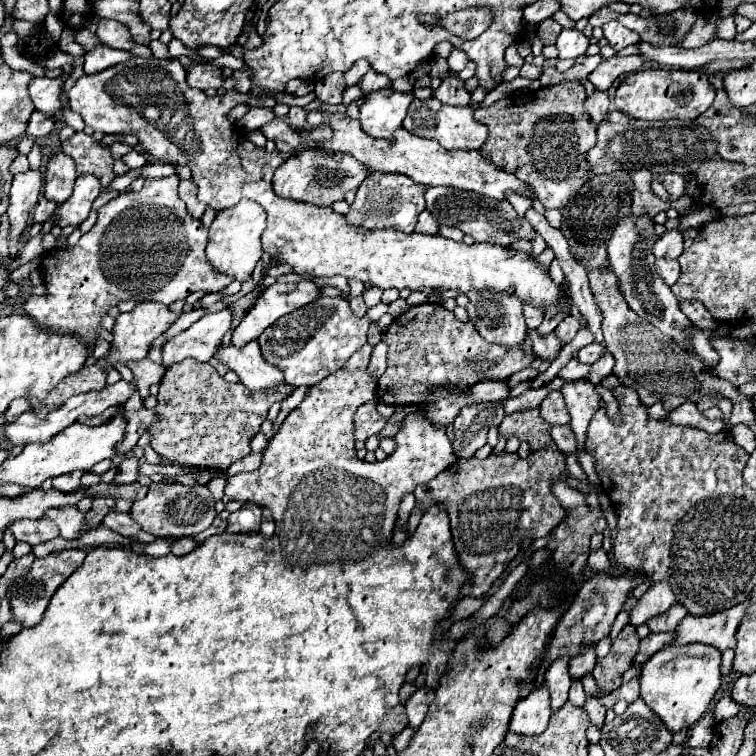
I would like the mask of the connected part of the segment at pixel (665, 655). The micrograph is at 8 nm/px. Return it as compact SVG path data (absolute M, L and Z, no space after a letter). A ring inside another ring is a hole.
M706 644L666 646L656 652L640 672L640 698L676 734L694 726L708 710L716 690L720 688L720 650Z

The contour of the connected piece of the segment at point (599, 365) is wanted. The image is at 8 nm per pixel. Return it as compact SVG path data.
M606 352L604 358L600 358L598 362L594 362L594 364L590 366L590 370L588 370L588 378L586 378L586 380L592 382L592 384L602 382L602 378L608 376L608 374L612 372L612 366L614 366L614 358L610 356L610 352Z

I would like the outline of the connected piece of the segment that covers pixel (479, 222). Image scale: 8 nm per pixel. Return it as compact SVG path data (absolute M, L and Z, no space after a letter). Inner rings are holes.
M428 188L426 190L426 208L434 214L440 224L460 228L464 234L470 234L476 242L492 242L504 248L510 248L516 240L532 242L536 238L536 230L530 226L526 218L518 218L512 204L506 202L492 202L492 198L480 198L480 194L472 194L468 190L456 188Z

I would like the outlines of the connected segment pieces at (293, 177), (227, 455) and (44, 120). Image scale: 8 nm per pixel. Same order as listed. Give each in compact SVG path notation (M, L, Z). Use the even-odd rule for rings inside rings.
M312 148L290 156L276 170L272 186L274 192L282 198L310 202L316 206L330 206L336 200L344 200L348 190L356 192L366 176L368 176L368 168L360 166L360 162L350 154L328 154L320 148Z
M192 358L174 364L166 370L160 380L160 390L156 394L156 422L150 426L150 446L162 458L162 464L180 464L190 468L206 468L226 472L232 462L250 454L250 440L260 432L270 404L286 400L294 392L292 386L276 386L276 390L248 390L244 384L228 384L218 372L206 362L196 362Z
M34 111L28 122L26 134L33 137L48 135L54 127L54 120L39 111Z

